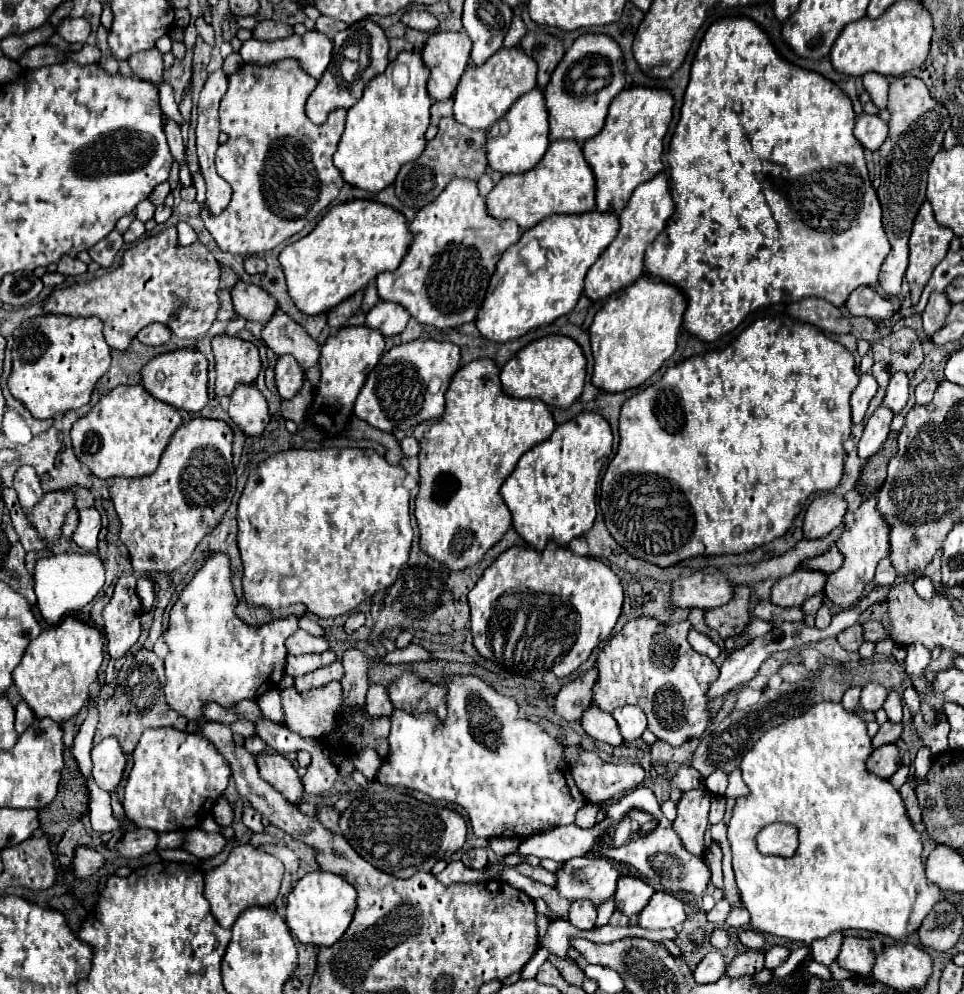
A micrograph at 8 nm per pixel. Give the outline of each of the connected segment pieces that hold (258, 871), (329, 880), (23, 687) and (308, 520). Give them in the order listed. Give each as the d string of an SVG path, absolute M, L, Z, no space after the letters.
M250 843L236 845L230 851L230 857L222 865L210 869L204 877L204 881L206 881L206 899L212 905L214 919L224 929L230 929L244 909L256 907L256 905L262 905L262 907L272 905L274 899L278 897L282 873L284 873L284 867L276 857L252 847Z
M312 871L304 875L288 895L286 925L300 943L330 947L348 929L354 909L356 909L356 891L352 889L352 885L348 885L348 881L344 881L334 873Z
M66 617L56 627L42 631L40 637L28 645L26 655L12 671L12 679L22 699L34 711L36 719L50 717L56 723L62 723L72 719L86 705L90 685L98 677L102 659L100 631L78 621L76 617Z
M290 449L276 453L262 461L248 477L248 483L242 491L240 503L238 503L238 549L242 555L242 591L244 599L250 607L266 607L266 609L278 609L294 603L302 603L308 613L314 613L316 617L338 617L342 613L350 613L354 607L358 607L364 599L372 597L376 591L390 587L400 567L408 561L410 545L414 539L412 523L410 523L410 491L404 487L406 471L398 465L392 467L386 463L382 455L378 455L374 449L322 449L322 451L308 451L308 449Z

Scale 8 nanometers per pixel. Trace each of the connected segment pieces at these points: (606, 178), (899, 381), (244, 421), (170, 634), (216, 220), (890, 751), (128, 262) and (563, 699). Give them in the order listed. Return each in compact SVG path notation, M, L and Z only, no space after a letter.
M628 87L616 97L616 101L612 101L604 129L596 137L592 137L592 141L584 141L584 147L582 147L584 157L596 179L596 211L620 213L626 207L628 199L632 197L634 189L640 183L650 181L654 175L658 175L664 169L662 139L672 119L672 105L674 105L674 99L666 89L648 89L648 87Z
M894 373L882 405L892 409L892 413L900 413L906 407L906 401L908 401L908 377L906 373Z
M238 385L230 397L228 413L248 437L262 435L270 421L268 403L256 385Z
M216 553L206 559L202 569L184 587L184 591L180 593L178 601L170 611L170 625L168 631L162 635L168 645L168 655L164 659L166 663L164 693L168 705L188 719L196 719L196 721L204 719L202 709L206 703L218 703L222 707L230 707L242 699L258 699L266 691L274 689L284 675L284 665L286 665L284 643L298 629L298 619L286 617L262 627L250 627L236 617L234 613L236 603L238 599L232 591L232 581L230 581L230 561L226 555Z
M278 61L272 67L244 65L240 71L230 75L230 87L220 101L220 131L228 135L228 141L216 151L216 169L218 175L232 185L234 193L230 205L218 217L210 215L208 209L202 209L204 223L222 251L246 257L270 251L292 235L300 233L338 197L344 179L334 167L332 155L344 131L346 111L338 109L338 113L330 115L328 121L314 125L304 113L306 99L314 87L316 81L312 81L312 77L308 77L308 73L304 73L296 61Z
M882 745L878 749L874 749L872 757L868 759L868 771L876 773L880 777L892 777L898 767L900 767L900 751L896 745Z
M168 227L162 233L148 237L144 241L136 243L132 249L128 249L124 253L118 269L114 269L102 277L96 277L88 283L76 283L72 287L56 289L44 301L44 313L70 315L70 317L98 317L104 323L106 343L118 351L128 349L128 345L132 343L136 333L150 323L166 325L176 337L198 339L210 329L212 321L216 319L218 277L220 277L220 265L214 259L214 255L206 249L206 245L200 245L200 241L196 241L188 247L178 247L176 227Z
M590 669L578 675L574 681L566 683L556 695L554 711L566 721L580 719L582 713L592 705L592 687L598 681L598 669Z

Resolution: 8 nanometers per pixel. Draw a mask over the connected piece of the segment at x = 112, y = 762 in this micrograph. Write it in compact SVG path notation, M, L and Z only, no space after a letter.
M116 737L102 739L98 745L92 747L92 763L94 763L92 775L94 775L96 785L112 793L122 781L124 767L126 767L126 757Z

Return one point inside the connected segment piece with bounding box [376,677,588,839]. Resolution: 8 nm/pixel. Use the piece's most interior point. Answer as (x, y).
(512, 778)

